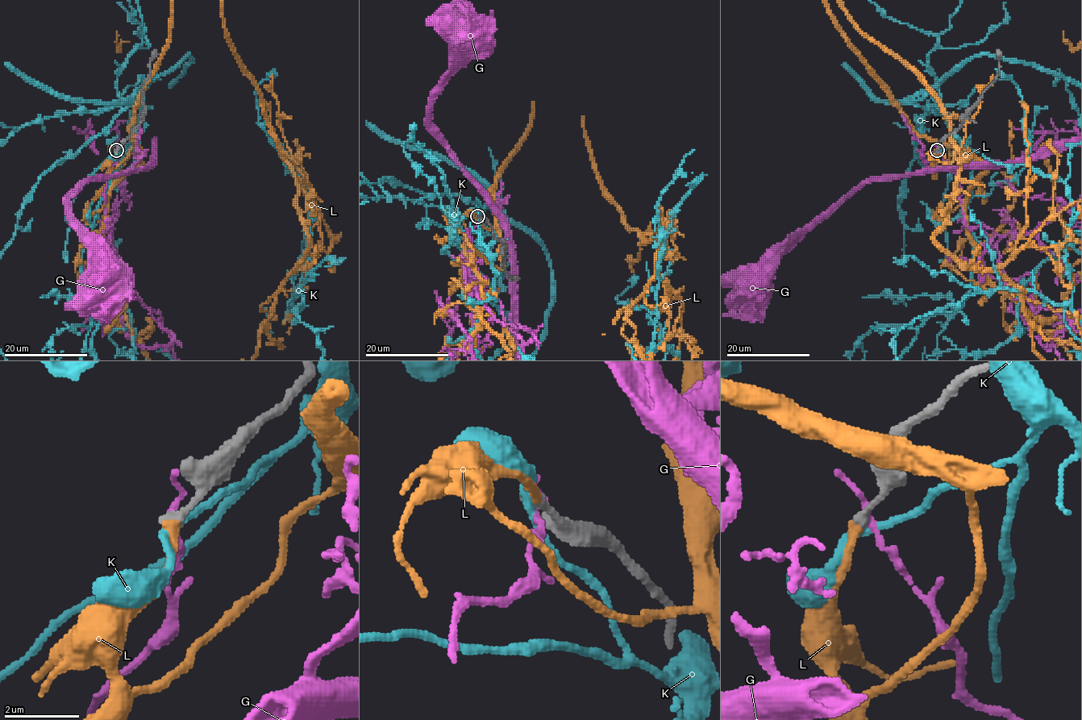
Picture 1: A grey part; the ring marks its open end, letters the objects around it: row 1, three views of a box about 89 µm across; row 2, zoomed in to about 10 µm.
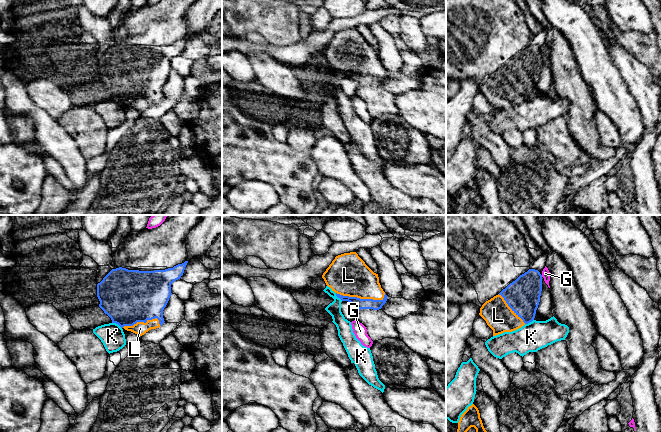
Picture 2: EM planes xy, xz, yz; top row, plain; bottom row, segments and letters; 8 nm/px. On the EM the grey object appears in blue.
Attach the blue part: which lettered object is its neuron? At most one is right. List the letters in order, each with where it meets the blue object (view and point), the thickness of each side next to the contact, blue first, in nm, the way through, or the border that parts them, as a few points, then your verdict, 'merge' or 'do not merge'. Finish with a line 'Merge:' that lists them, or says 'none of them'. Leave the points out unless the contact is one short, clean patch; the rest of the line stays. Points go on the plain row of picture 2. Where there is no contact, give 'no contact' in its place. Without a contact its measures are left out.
G: no contact; do not merge
K: contact xy (117, 99); calibres 440 and 190 nm; border xy (112, 98), (115, 98), (121, 104); do not merge
L: contact xz (361, 75); calibres 80 and 340 nm; merge
Merge: L

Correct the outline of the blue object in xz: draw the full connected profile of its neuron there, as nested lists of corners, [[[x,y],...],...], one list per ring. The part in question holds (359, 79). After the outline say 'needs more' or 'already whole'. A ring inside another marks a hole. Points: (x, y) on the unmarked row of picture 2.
[[[356,28],[336,32],[322,54],[338,74],[350,78],[359,86],[379,86],[387,77],[378,50]]]; needs more

